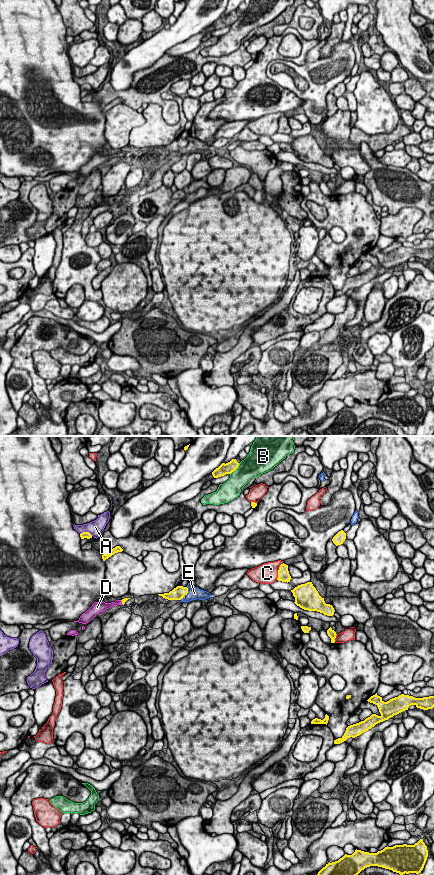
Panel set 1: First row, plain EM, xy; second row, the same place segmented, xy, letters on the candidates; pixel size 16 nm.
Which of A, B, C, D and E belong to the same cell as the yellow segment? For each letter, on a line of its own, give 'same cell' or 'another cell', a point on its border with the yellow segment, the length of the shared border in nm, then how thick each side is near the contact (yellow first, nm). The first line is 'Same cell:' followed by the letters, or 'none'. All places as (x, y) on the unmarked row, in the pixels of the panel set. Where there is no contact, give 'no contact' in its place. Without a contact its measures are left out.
Same cell: D
A: another cell; contact xy (86, 84); length 220 nm; calibres 100 and 240 nm
B: another cell; contact xy (235, 21); length 240 nm; calibres 180 and 340 nm
C: another cell; contact xy (278, 123); length 300 nm; calibres 190 and 340 nm
D: same cell; contact xy (122, 154); length 100 nm; calibres 70 and 100 nm
E: another cell; contact xy (187, 143); length 140 nm; calibres 200 and 200 nm

